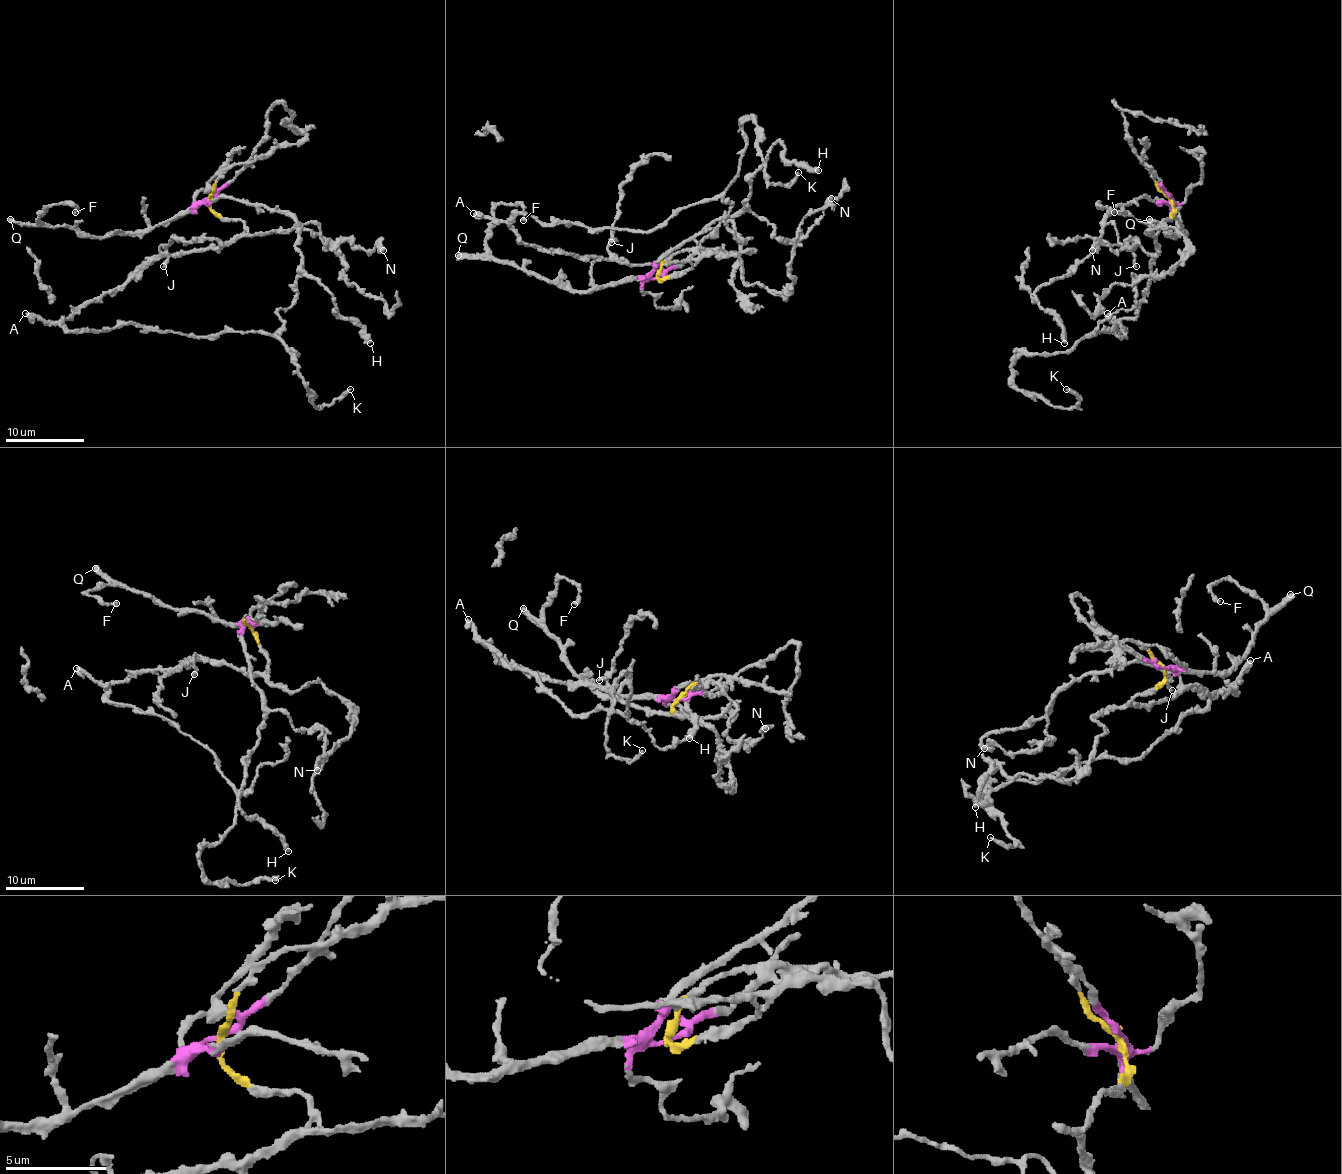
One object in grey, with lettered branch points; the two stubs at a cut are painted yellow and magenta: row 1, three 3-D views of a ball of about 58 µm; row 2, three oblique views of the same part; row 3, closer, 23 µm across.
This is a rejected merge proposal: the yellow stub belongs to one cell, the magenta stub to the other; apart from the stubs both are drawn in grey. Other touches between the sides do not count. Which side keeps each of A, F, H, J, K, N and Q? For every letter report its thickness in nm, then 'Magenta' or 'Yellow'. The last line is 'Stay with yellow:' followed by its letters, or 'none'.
A: Thickness 480 nm. Yellow
F: Thickness 380 nm. Magenta
H: Thickness 550 nm. Magenta
J: Thickness 300 nm. Yellow
K: Thickness 280 nm. Yellow
N: Thickness 600 nm. Magenta
Q: Thickness 500 nm. Magenta
Stay with yellow: A, J, K

